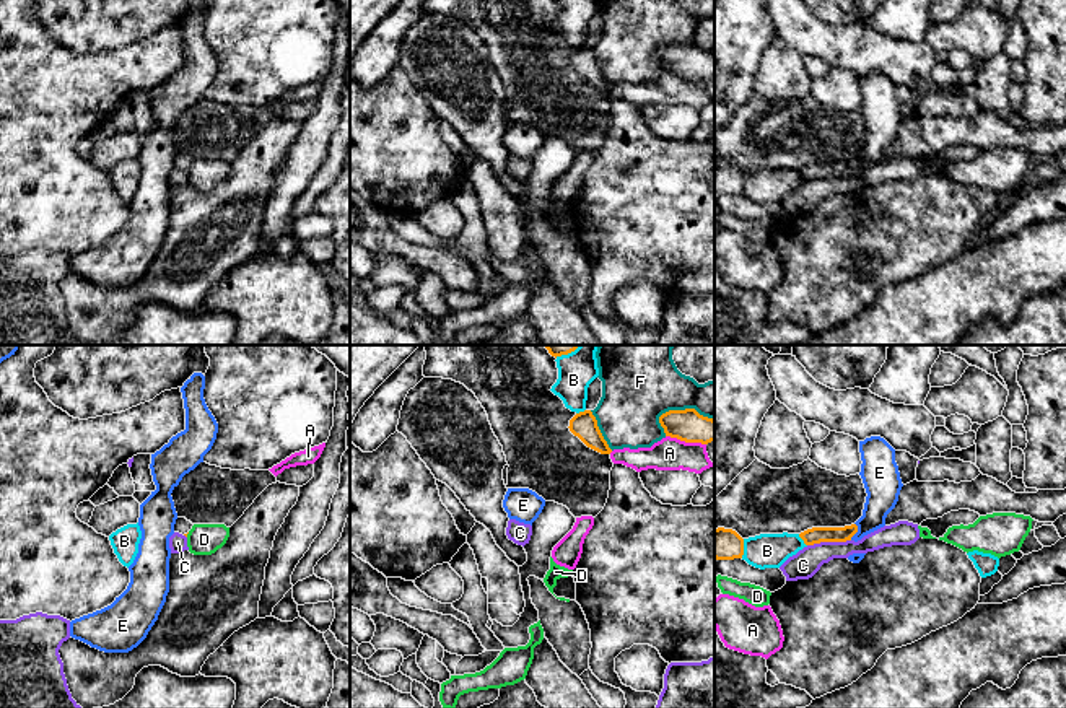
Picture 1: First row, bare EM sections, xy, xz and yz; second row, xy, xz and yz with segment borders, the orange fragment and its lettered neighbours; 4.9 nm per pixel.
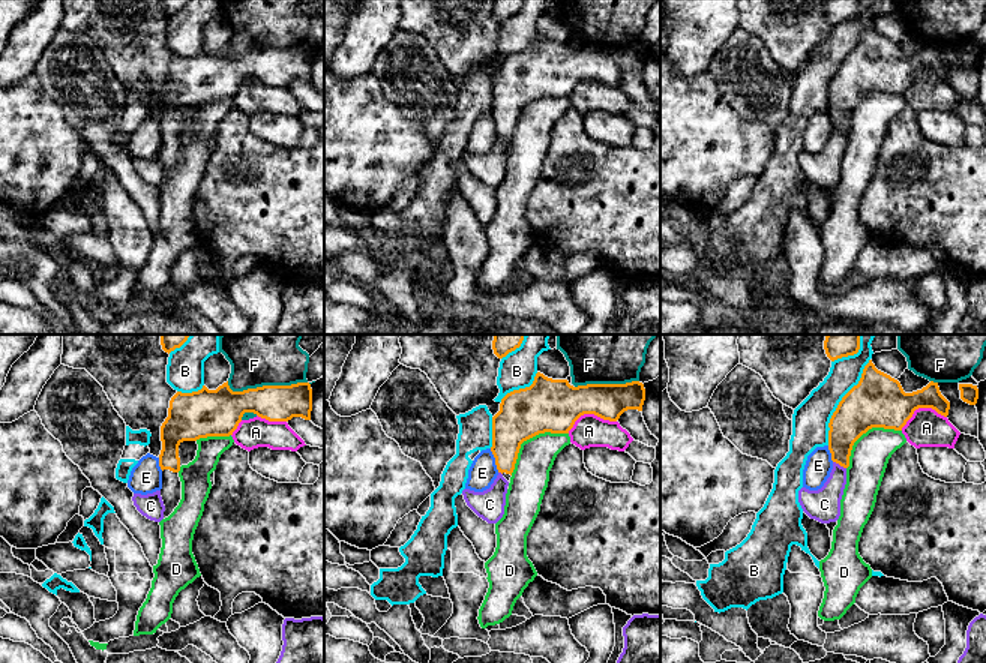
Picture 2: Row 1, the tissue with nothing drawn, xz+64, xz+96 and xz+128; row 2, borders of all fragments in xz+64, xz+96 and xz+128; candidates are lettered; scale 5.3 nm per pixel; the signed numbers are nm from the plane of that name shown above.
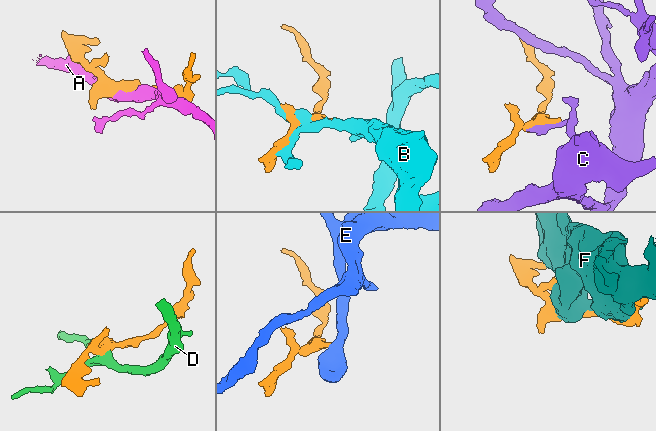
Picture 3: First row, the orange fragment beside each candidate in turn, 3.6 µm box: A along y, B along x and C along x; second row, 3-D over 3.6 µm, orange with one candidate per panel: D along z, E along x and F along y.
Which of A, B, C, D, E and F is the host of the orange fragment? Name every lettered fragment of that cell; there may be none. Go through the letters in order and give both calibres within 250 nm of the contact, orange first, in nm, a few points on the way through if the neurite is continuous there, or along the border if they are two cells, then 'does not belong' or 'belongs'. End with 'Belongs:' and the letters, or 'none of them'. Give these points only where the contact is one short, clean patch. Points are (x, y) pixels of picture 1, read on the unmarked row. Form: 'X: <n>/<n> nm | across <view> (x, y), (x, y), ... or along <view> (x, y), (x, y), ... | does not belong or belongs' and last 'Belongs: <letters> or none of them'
A: 160/160 nm | does not belong
B: 160/180 nm | does not belong
C: 80/140 nm | does not belong
D: 20/160 nm | does not belong
E: 80/170 nm | along yz (855, 158), (856, 168), (850, 174) | does not belong
F: 160/320 nm | does not belong
Belongs: none of them

